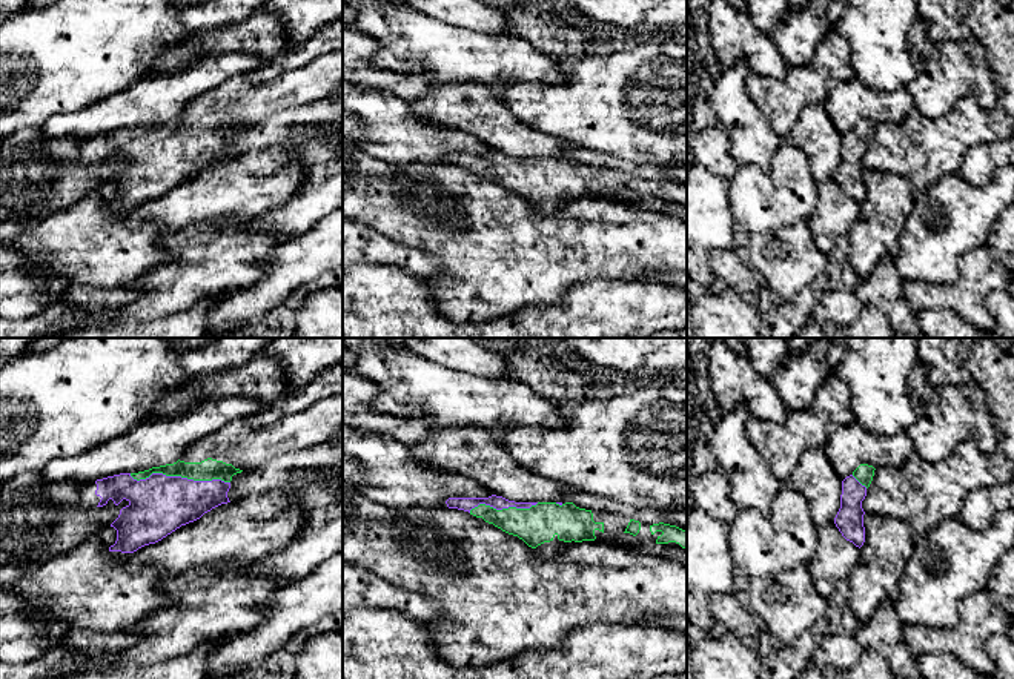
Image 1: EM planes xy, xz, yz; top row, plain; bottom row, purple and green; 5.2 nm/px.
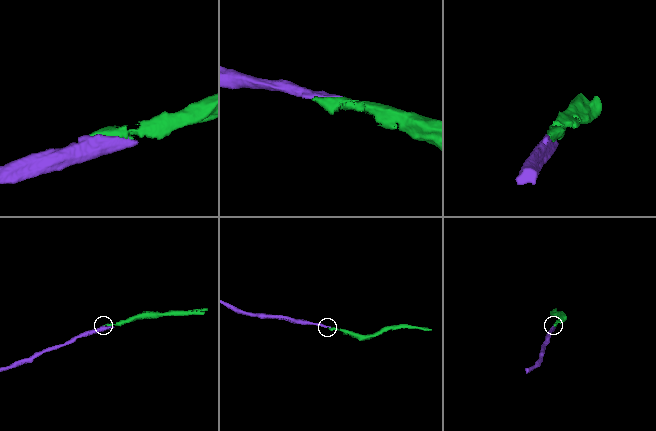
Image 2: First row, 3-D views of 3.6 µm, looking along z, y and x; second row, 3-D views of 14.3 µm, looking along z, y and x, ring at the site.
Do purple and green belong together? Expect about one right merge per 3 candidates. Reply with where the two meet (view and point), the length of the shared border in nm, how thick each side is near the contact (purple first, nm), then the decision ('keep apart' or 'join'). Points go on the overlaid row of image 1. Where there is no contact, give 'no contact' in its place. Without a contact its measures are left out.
xy (180, 476) | 550 nm | 320/120 nm | join

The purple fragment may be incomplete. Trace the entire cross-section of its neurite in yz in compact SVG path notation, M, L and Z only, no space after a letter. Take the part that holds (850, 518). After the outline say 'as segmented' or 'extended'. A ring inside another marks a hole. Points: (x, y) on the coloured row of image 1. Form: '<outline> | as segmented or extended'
M860 464L842 481L840 508L834 518L834 524L842 536L859 548L865 542L865 512L862 501L867 496L867 489L873 481L874 470L873 465Z | extended

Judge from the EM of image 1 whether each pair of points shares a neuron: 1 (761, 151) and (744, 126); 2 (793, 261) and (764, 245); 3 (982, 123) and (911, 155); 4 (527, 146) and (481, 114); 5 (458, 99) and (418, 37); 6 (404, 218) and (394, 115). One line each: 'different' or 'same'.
1: same
2: same
3: same
4: same
5: different
6: different

